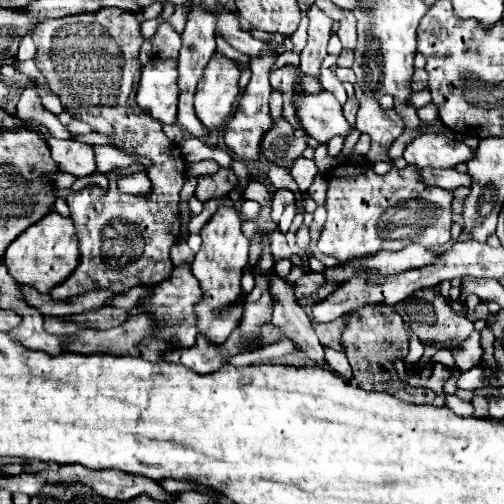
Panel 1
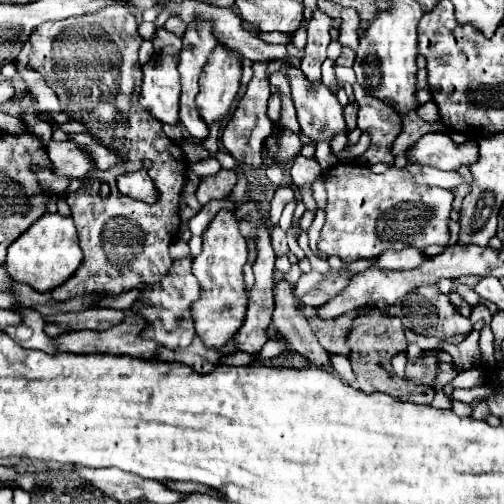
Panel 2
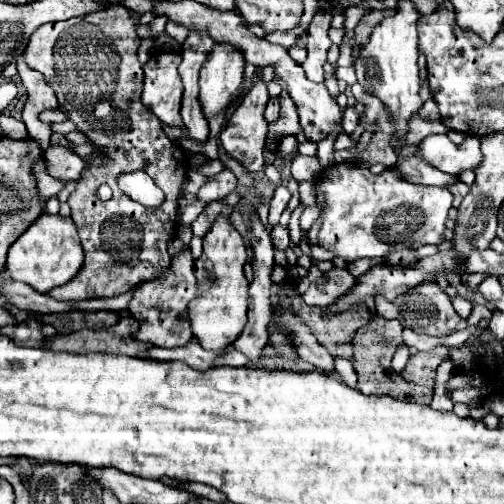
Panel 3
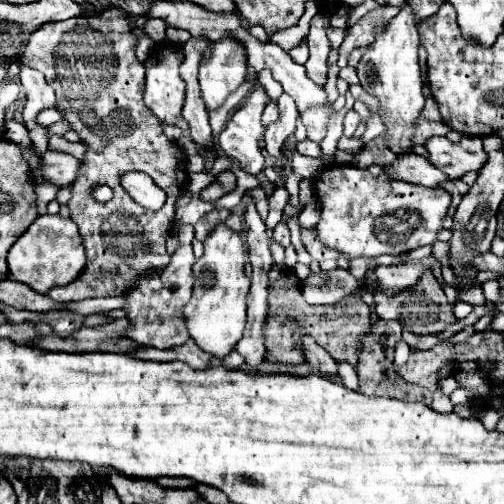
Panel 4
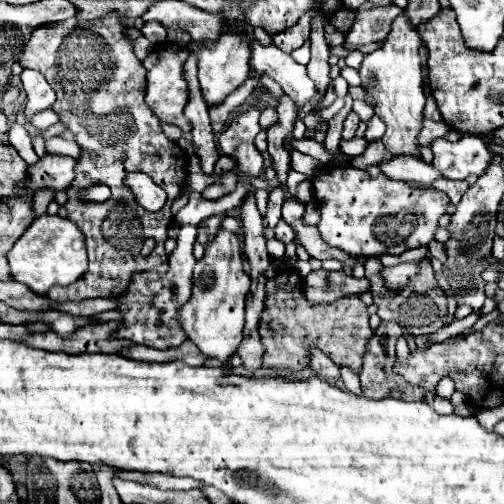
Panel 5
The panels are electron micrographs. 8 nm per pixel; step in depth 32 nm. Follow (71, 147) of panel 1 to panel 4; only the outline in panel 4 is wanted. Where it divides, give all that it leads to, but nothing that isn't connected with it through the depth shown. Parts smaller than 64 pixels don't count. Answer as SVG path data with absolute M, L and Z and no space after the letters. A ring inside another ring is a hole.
M48 150L40 158L40 166L36 170L32 170L32 180L34 180L34 184L40 184L44 178L54 186L64 188L76 180L78 166L80 166L80 162L74 156Z

